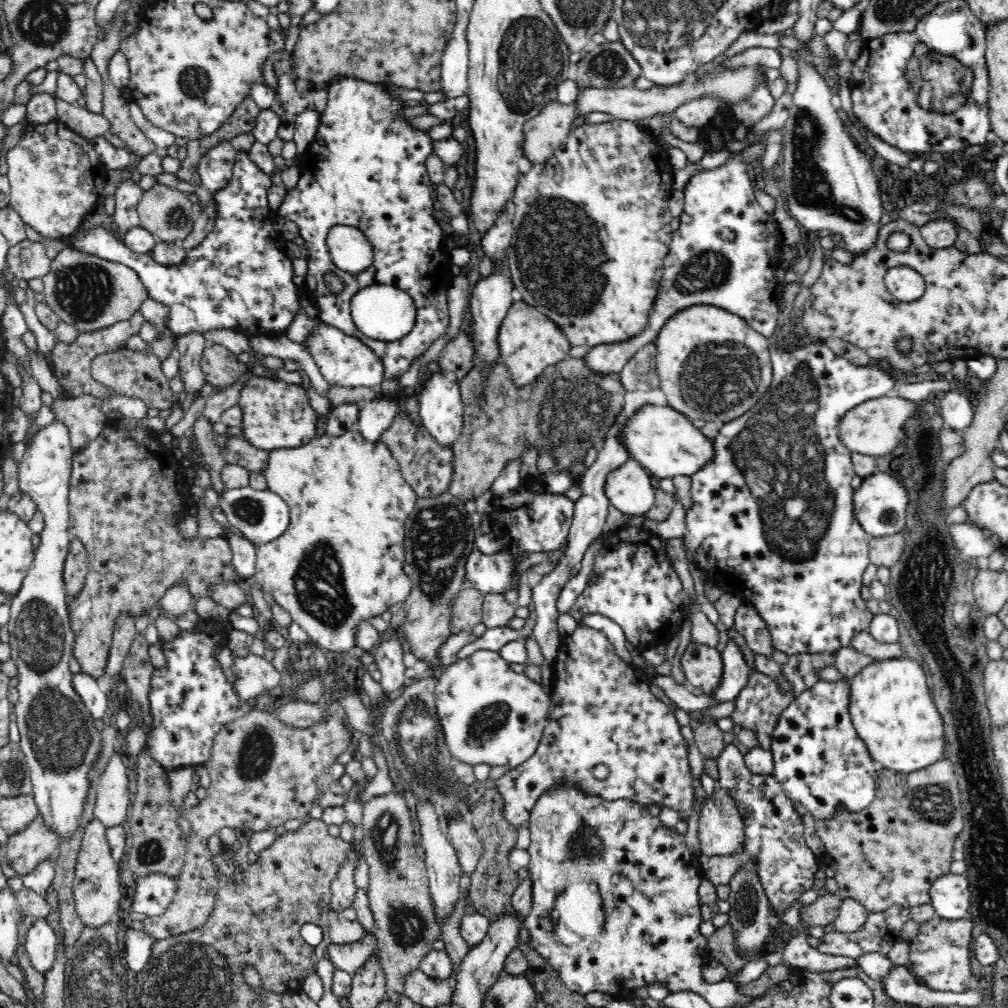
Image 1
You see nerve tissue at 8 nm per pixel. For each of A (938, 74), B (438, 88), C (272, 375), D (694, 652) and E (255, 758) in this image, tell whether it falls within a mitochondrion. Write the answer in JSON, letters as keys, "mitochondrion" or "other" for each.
{"A":"mitochondrion","B":"other","C":"other","D":"other","E":"mitochondrion"}

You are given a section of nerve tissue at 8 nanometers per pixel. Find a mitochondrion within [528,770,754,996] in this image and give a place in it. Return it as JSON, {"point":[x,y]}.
{"point":[585,845]}

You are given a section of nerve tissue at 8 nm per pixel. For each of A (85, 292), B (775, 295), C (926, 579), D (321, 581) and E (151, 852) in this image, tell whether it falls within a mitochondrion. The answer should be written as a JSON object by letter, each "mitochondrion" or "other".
{"A":"mitochondrion","B":"other","C":"mitochondrion","D":"mitochondrion","E":"mitochondrion"}

